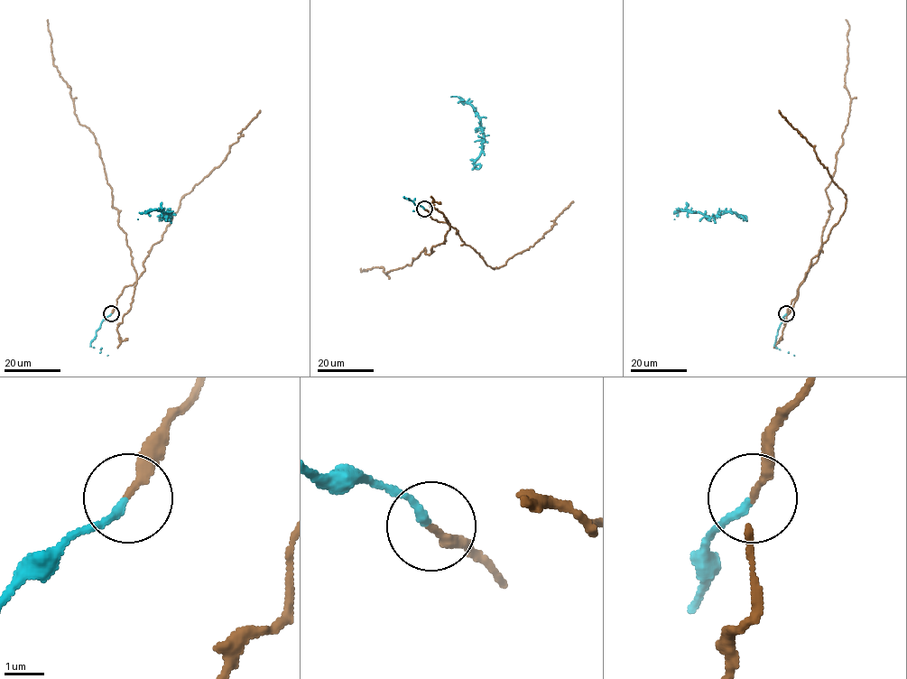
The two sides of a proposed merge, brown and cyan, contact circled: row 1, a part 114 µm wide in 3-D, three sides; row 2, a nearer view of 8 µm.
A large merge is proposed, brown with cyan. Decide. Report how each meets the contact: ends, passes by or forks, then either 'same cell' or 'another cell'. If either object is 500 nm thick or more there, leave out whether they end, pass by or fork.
brown ends; cyan ends; same cell

